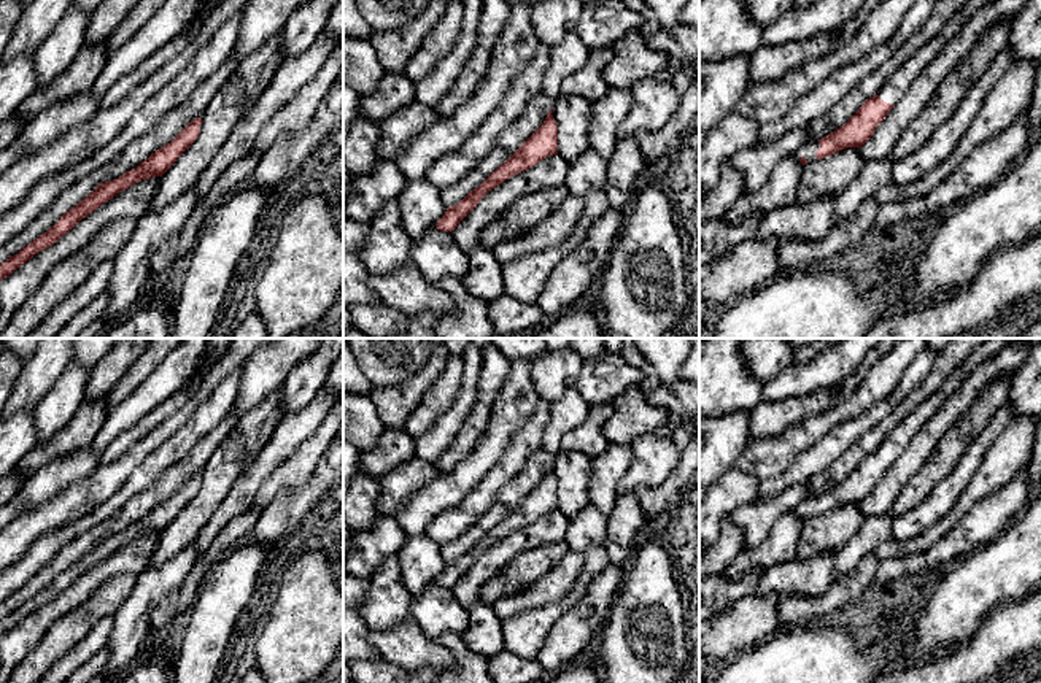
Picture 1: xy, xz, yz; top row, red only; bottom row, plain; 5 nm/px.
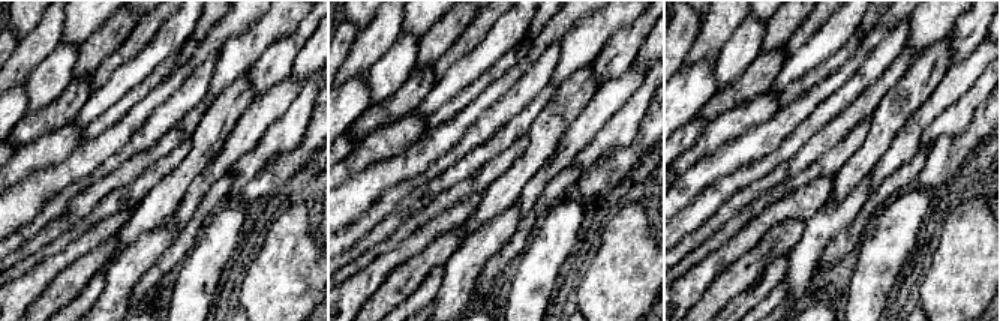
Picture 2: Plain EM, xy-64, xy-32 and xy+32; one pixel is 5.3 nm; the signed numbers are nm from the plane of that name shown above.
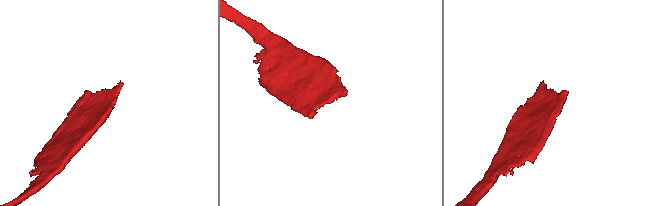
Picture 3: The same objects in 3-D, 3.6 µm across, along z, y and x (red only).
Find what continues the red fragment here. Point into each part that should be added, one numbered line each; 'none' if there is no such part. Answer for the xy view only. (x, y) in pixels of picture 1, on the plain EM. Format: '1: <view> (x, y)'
none

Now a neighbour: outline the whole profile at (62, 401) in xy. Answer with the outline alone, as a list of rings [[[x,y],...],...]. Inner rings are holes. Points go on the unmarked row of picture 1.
[[[70,362],[46,397],[33,408],[38,442],[57,434],[84,402],[91,370]]]

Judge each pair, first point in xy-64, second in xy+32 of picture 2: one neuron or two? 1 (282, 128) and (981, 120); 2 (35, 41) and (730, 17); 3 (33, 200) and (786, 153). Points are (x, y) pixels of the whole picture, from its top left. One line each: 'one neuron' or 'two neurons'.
1: two neurons
2: one neuron
3: two neurons

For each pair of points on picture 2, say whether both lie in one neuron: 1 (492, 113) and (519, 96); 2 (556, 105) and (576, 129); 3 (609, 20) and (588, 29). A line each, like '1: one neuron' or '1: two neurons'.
1: one neuron
2: two neurons
3: one neuron

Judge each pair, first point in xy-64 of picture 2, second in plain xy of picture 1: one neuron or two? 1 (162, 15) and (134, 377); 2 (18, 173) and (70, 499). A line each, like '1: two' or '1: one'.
1: one
2: two

